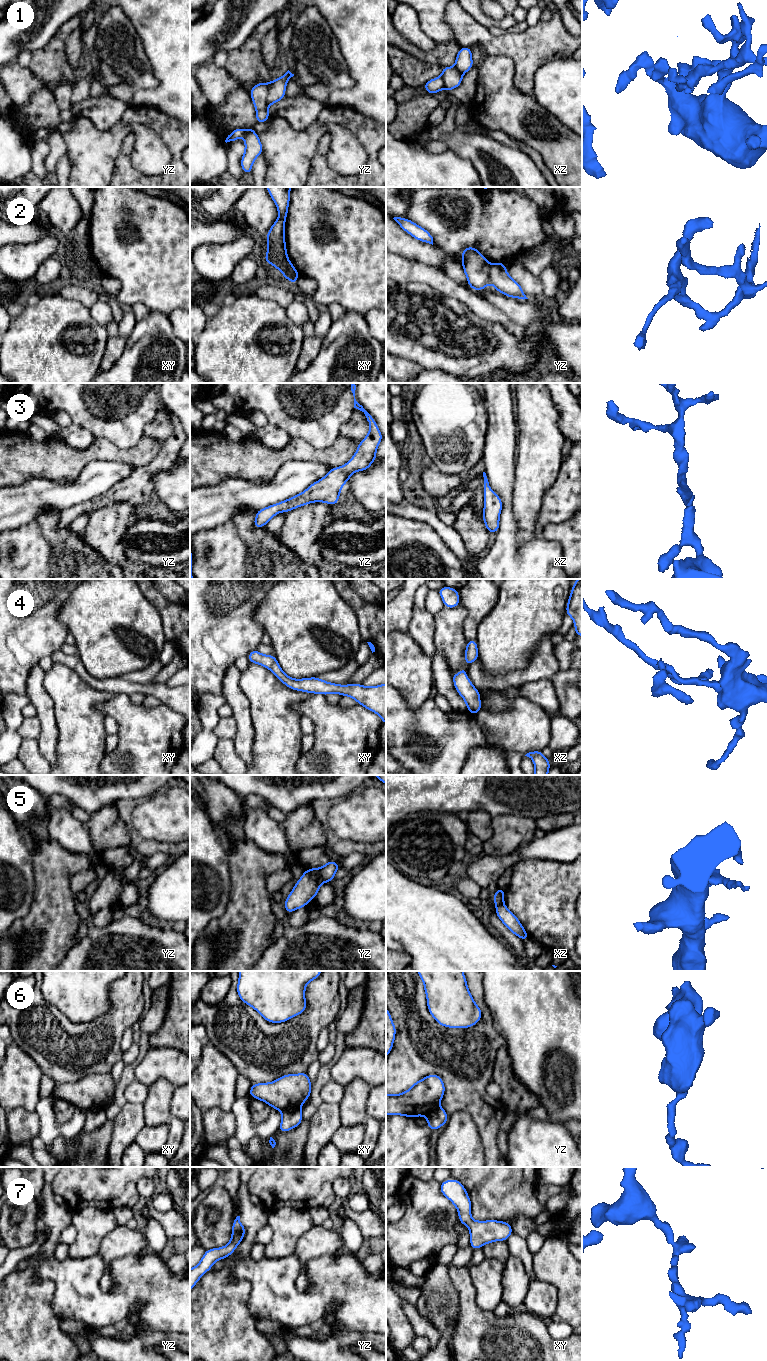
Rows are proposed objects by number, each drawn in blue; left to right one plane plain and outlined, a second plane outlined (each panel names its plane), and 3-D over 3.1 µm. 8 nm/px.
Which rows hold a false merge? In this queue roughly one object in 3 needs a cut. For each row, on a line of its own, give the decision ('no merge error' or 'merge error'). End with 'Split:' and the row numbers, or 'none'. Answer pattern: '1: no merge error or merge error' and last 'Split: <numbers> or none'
1: no merge error
2: merge error
3: no merge error
4: no merge error
5: merge error
6: merge error
7: no merge error
Split: 2, 5, 6

